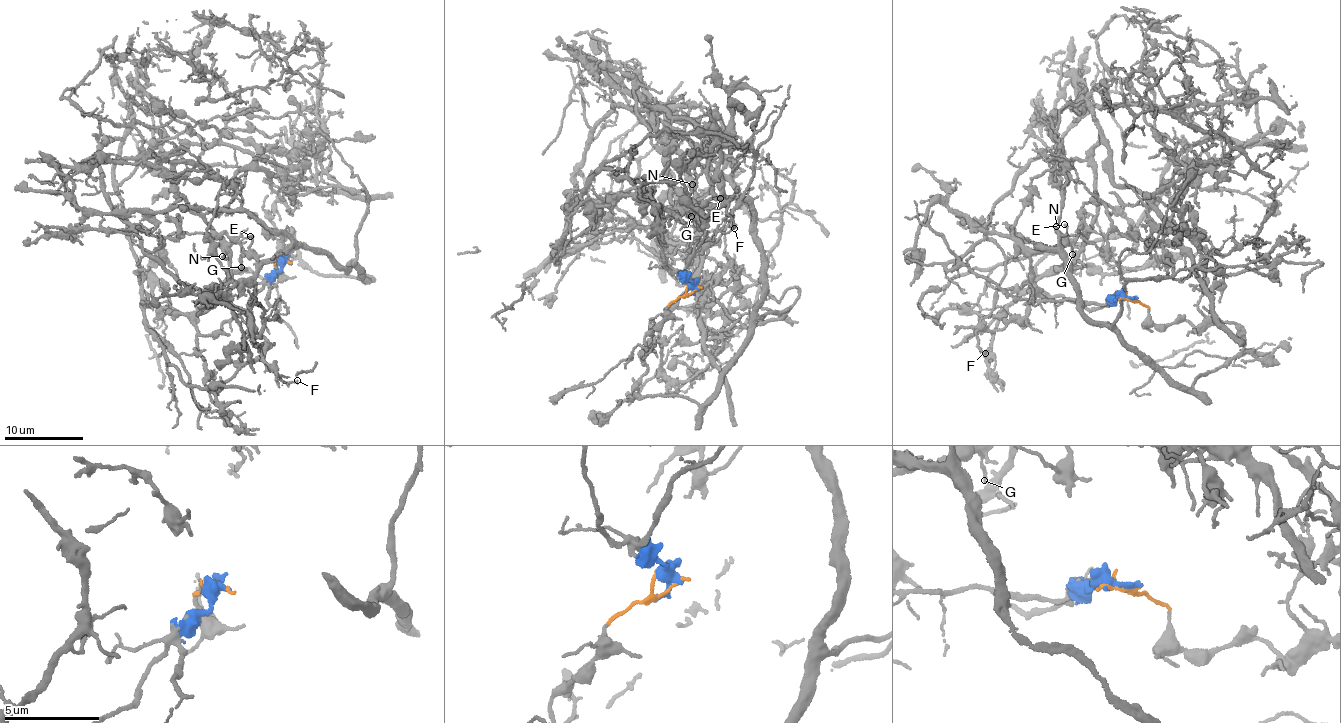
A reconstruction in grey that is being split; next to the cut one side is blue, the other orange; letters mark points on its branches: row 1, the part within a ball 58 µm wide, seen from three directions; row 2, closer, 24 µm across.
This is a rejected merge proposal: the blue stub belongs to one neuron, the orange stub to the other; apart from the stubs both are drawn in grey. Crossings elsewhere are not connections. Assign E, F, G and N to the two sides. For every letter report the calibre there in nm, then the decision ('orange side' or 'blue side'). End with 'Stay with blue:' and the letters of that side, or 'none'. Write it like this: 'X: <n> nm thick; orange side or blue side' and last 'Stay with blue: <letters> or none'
E: 150 nm thick; orange side
F: 120 nm thick; orange side
G: 170 nm thick; orange side
N: 150 nm thick; blue side
Stay with blue: N

